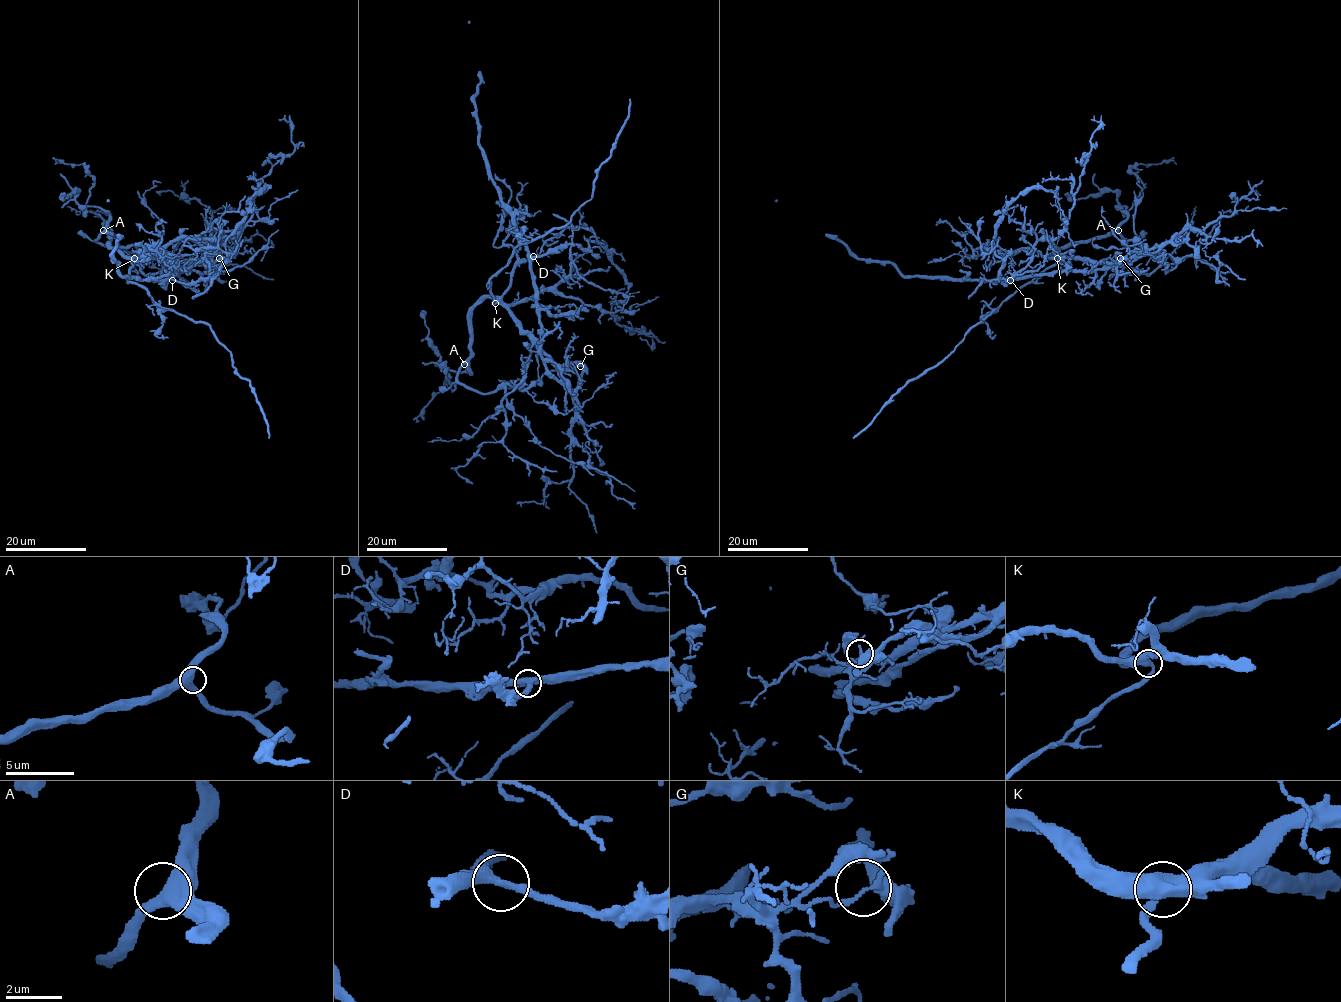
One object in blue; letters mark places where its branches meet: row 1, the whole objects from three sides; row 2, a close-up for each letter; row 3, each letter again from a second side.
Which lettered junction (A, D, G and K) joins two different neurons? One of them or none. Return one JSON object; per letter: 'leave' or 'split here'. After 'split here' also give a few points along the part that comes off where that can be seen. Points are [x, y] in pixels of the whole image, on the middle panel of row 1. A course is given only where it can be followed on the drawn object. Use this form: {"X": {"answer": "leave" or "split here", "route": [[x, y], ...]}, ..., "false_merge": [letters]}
{"A": {"answer": "leave"}, "D": {"answer": "leave"}, "G": {"answer": "split here", "route": [[581, 365], [579, 387], [570, 392], [541, 354], [531, 256], [479, 142], [475, 94], [480, 75], [470, 21]]}, "K": {"answer": "leave"}, "false_merge": ["G"]}

